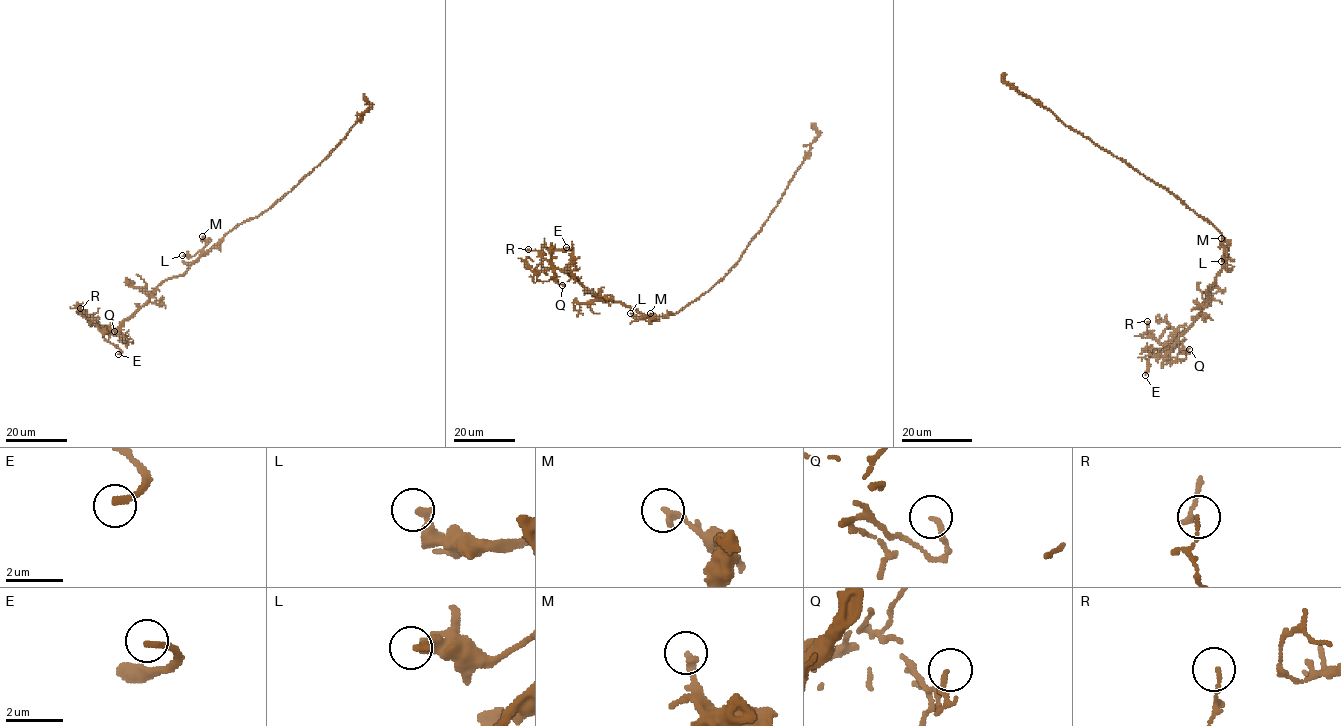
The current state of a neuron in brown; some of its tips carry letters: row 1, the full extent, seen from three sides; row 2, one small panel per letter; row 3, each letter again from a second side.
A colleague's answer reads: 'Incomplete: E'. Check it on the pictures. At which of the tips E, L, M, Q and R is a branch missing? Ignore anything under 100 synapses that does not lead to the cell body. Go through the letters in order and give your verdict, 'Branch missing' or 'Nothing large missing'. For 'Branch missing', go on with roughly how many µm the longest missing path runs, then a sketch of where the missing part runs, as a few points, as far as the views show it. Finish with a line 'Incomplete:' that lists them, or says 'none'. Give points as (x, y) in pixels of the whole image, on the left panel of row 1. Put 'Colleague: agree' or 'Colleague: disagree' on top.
Colleague: agree
E: Branch missing. Missing length about 30 µm. Course of what is missing: (118, 354), (84, 347), (71, 337), (45, 325)
L: Nothing large missing
M: Nothing large missing
Q: Nothing large missing
R: Nothing large missing
Incomplete: E

